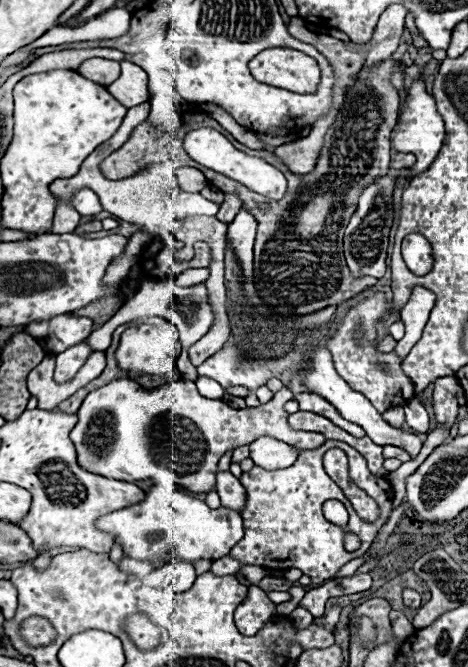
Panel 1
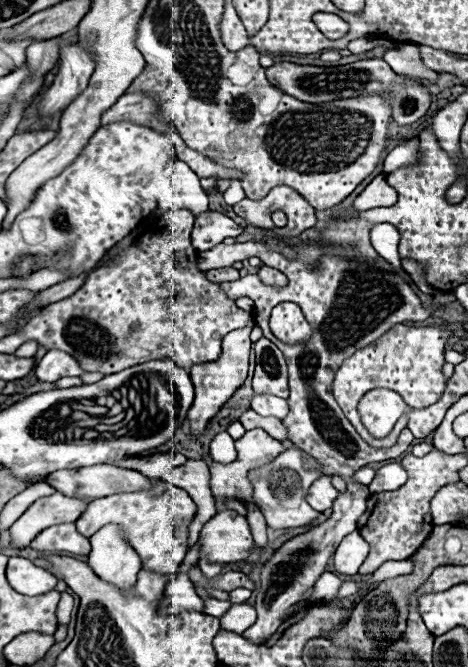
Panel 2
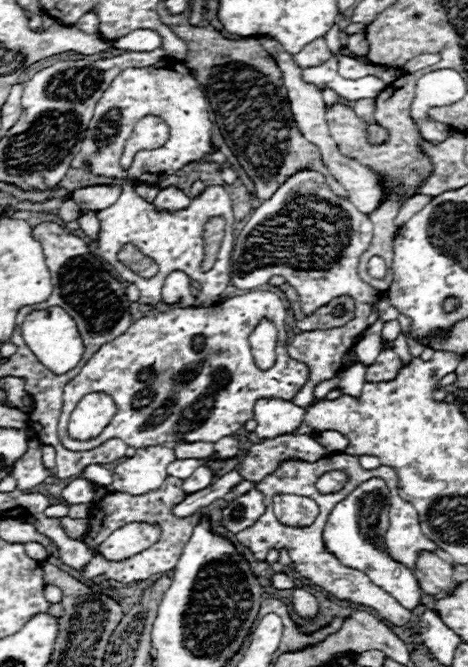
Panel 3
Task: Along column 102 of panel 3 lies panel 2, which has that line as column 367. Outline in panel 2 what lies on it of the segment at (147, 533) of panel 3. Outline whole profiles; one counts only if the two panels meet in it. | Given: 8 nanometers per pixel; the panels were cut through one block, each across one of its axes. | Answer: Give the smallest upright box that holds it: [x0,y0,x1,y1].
[334,532,370,574]

